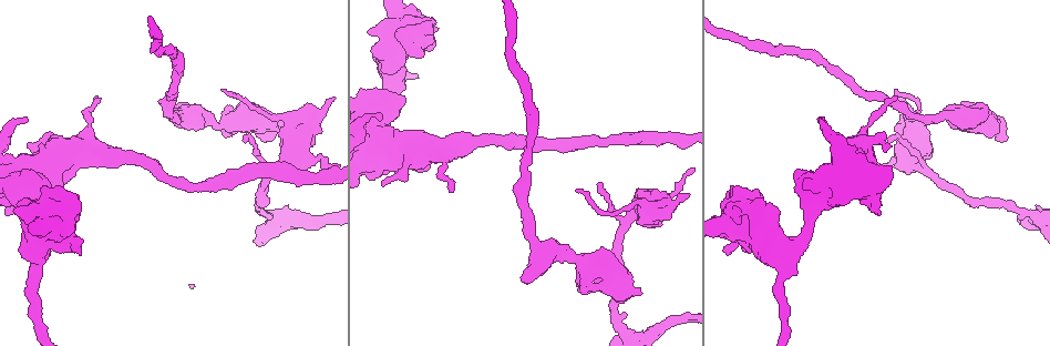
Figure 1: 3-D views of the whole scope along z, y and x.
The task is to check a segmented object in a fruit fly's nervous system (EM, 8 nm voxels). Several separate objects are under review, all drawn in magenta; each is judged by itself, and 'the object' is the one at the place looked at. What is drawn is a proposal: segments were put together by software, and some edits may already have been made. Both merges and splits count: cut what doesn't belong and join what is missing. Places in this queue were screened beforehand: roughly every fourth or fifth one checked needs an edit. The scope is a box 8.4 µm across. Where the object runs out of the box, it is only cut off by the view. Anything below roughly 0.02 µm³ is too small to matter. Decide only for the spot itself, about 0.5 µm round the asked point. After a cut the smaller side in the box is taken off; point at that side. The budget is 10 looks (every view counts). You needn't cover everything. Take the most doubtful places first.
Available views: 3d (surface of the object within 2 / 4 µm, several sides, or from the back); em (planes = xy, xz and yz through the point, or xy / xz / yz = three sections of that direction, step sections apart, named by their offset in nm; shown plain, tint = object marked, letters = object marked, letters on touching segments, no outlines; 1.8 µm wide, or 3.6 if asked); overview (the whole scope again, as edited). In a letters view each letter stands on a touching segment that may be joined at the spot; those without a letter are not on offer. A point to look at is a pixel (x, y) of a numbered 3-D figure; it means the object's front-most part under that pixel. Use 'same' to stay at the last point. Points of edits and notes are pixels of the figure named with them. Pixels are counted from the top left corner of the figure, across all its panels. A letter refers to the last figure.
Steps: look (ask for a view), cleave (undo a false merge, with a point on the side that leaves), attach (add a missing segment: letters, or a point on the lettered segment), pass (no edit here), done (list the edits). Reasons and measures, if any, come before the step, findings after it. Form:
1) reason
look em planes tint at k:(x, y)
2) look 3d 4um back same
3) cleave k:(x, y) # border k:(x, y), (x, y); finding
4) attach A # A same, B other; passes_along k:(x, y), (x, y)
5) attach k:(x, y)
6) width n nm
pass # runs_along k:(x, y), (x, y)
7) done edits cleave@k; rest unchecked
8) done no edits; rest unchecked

stops while still wide
look em 3.6um xy step 4 letters at 1:(639, 293)

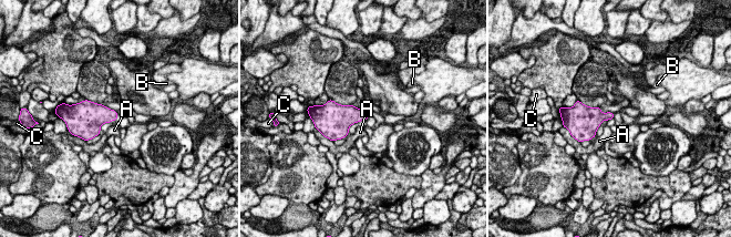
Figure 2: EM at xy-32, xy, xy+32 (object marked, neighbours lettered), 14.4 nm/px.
cut it another way
look em 3.6um planes letters same

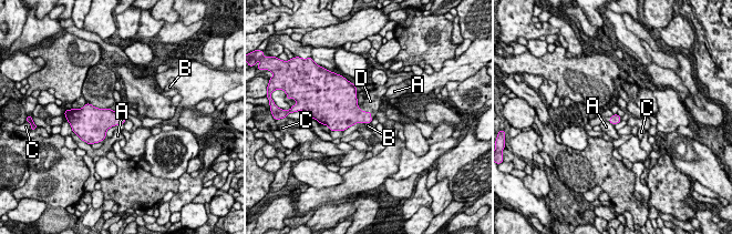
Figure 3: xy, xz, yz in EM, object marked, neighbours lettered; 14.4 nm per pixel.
attach 3:(372, 102) # A other, B other, C other, D same; passes_along 3:(351, 114), (368, 111), (372, 102); it goes on there

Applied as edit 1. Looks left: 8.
touches itself
look em 3.6um yz step 4 tint at 1:(375, 124)

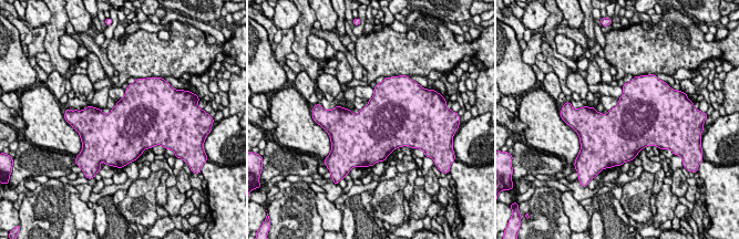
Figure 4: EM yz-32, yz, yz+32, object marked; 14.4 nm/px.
look em 3.6um planes letters same

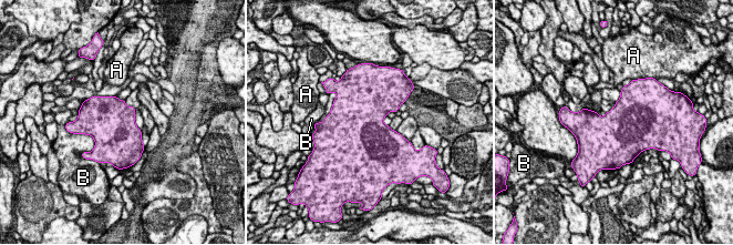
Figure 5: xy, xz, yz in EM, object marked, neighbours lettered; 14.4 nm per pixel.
pass # A other, B other; border 5:(585, 108), (595, 111); one neuron here

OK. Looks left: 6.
a narrow waist
look em xy step 8 tint at 1:(208, 122)

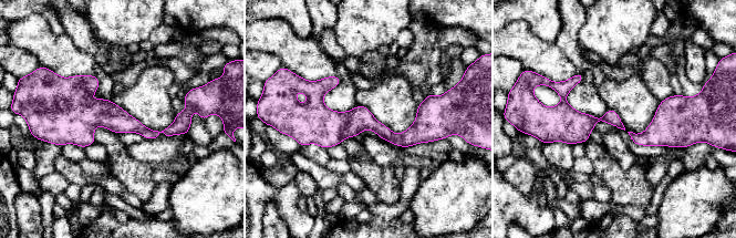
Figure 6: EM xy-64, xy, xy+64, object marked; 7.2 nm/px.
look em planes letters same

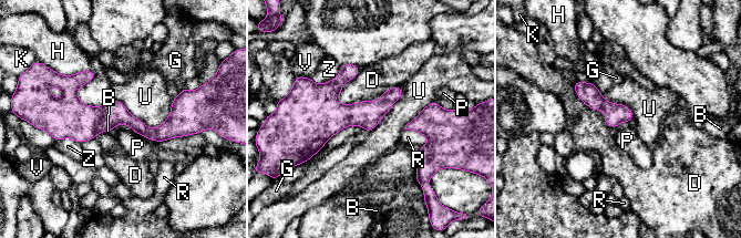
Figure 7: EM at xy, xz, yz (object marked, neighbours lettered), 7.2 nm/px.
pass # B other, D other, G other, H other, K other, P other, R other, U other, V other, Z other; runs_along 7:(57, 111), (126, 117), (145, 132), (189, 122); all the same neuron

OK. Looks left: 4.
abrupt turn
look 3d 2um at 1:(620, 326)

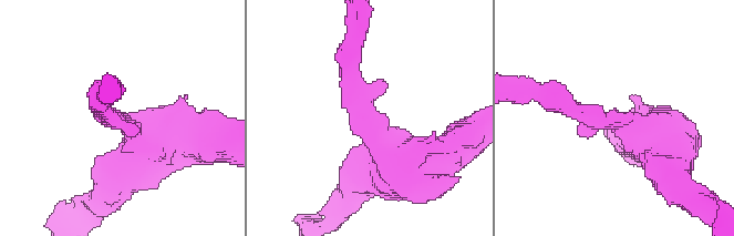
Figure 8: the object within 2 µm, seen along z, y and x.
arms 3; arm_widths 190, 300, 340 nm; shape alone is not enough
look em planes letters at 8:(620, 121)

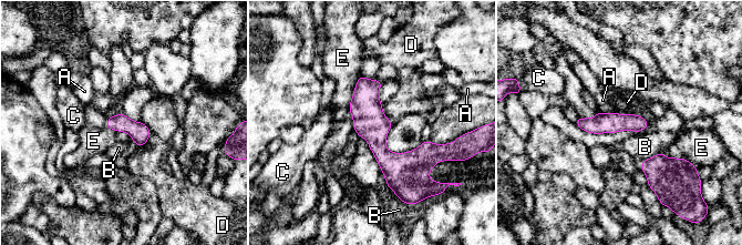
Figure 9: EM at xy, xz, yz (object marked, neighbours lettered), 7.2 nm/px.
longest_contact E 280 nm
pass # A other, B other, C other, D other, E other; border 9:(604, 112), (632, 113); all the same neuron

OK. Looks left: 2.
done edits attach@3; rest unchecked

